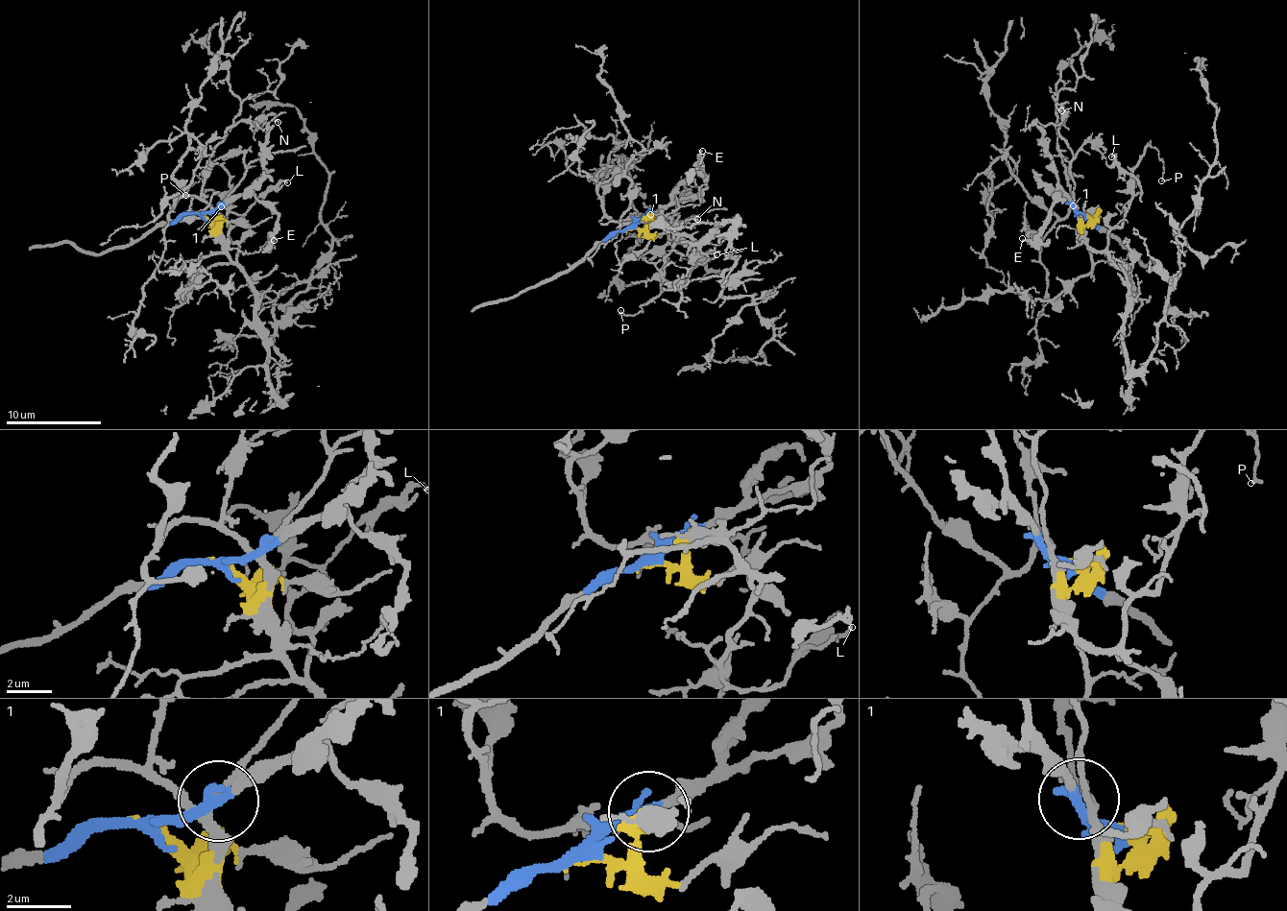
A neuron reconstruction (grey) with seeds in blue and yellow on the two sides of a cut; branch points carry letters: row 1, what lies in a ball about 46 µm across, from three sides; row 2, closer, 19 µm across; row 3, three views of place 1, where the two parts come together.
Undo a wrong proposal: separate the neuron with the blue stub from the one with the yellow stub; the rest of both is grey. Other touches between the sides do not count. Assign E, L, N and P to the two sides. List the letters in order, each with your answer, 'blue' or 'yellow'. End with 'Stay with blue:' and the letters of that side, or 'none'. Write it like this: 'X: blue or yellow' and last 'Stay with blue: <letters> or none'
E: blue
L: yellow
N: yellow
P: yellow
Stay with blue: E

